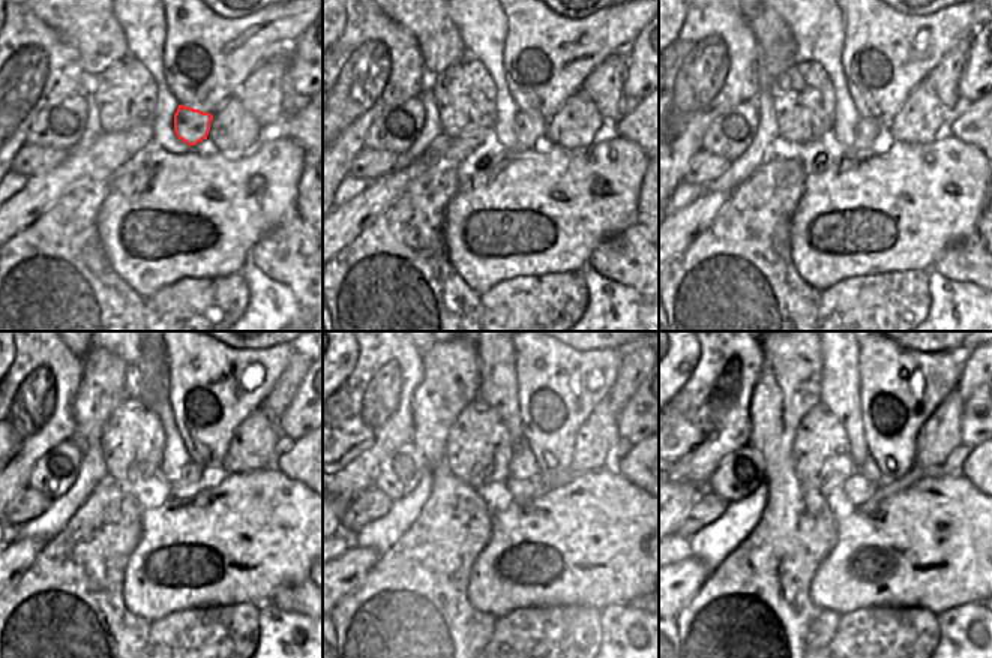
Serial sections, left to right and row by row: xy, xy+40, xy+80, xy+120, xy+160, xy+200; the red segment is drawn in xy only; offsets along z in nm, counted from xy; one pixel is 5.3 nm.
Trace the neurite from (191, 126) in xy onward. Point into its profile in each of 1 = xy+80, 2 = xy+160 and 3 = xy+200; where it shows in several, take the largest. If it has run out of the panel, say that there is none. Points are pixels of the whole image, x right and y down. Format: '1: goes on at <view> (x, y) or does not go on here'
1: goes on at xy+80 (866, 129)
2: goes on at xy+160 (520, 489)
3: goes on at xy+200 (857, 489)

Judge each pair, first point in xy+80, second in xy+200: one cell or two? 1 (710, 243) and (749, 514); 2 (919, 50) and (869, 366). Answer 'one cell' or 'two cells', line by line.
1: two cells
2: one cell

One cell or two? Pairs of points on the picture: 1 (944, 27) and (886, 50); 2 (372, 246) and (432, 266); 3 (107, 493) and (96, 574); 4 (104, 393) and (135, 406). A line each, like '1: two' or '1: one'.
1: one
2: one
3: one
4: two

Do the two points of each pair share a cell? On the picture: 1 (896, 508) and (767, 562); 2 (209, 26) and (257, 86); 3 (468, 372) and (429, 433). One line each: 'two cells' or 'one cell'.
1: two cells
2: two cells
3: one cell

